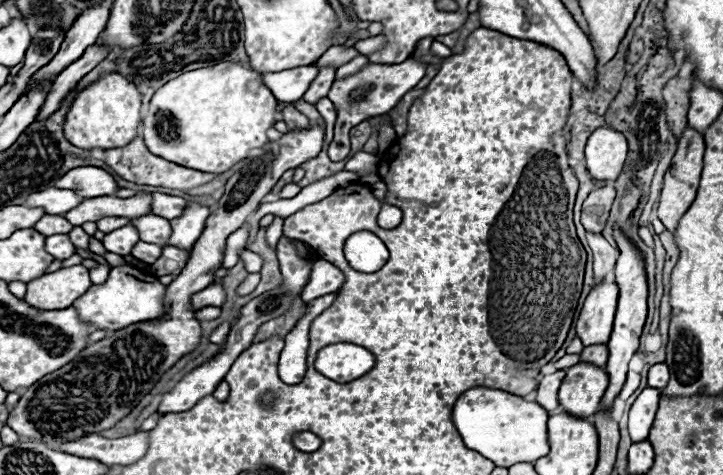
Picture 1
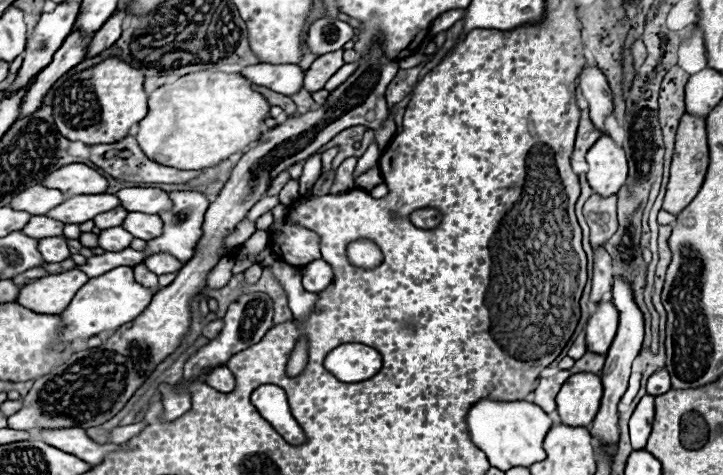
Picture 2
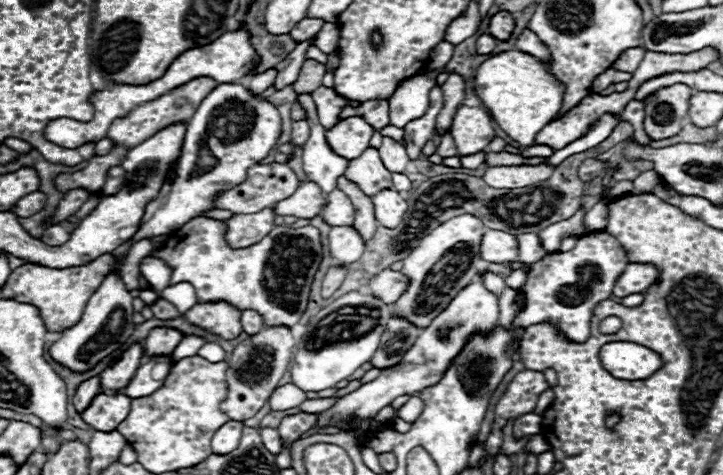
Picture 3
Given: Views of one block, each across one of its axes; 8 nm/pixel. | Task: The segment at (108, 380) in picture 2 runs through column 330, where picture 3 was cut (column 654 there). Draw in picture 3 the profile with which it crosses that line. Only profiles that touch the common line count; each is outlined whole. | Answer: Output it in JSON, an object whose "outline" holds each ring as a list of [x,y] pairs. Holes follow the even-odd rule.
{"outline":[[[672,84],[652,92],[646,98],[644,128],[652,140],[676,136],[688,114],[688,100],[694,90],[686,84]]]}

